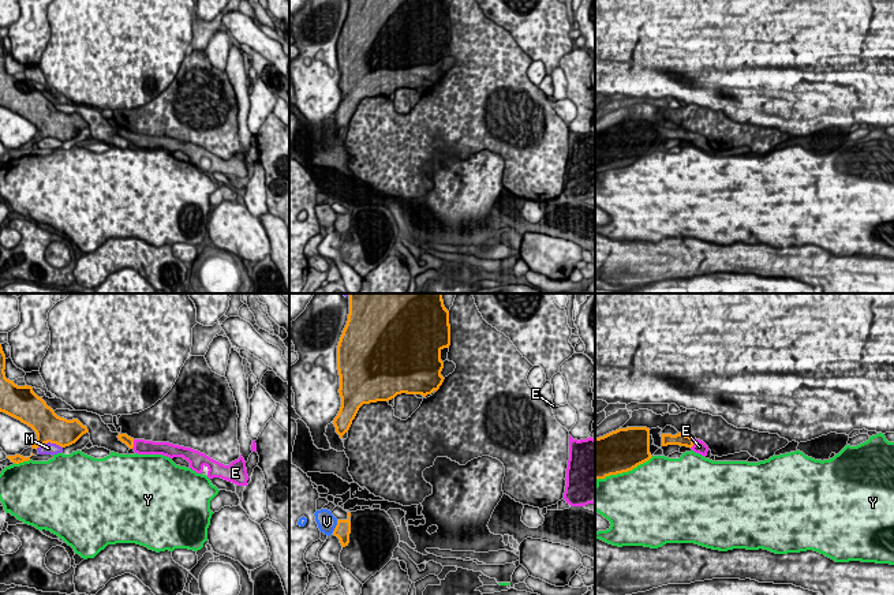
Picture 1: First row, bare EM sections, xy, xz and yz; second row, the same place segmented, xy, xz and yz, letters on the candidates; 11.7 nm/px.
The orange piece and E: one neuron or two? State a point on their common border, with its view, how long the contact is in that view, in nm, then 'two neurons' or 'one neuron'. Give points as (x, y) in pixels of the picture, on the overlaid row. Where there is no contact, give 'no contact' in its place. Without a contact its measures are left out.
yz (692, 444) | 130 nm | one neuron

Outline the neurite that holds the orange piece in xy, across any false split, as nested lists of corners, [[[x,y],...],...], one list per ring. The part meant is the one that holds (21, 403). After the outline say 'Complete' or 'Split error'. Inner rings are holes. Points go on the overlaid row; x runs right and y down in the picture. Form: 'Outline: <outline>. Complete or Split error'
Outline: [[[0,344],[0,412],[4,412],[31,427],[37,439],[33,449],[44,444],[56,444],[61,448],[75,444],[89,433],[78,419],[67,420],[55,413],[31,386],[18,386],[5,378],[5,355]]]. Complete

